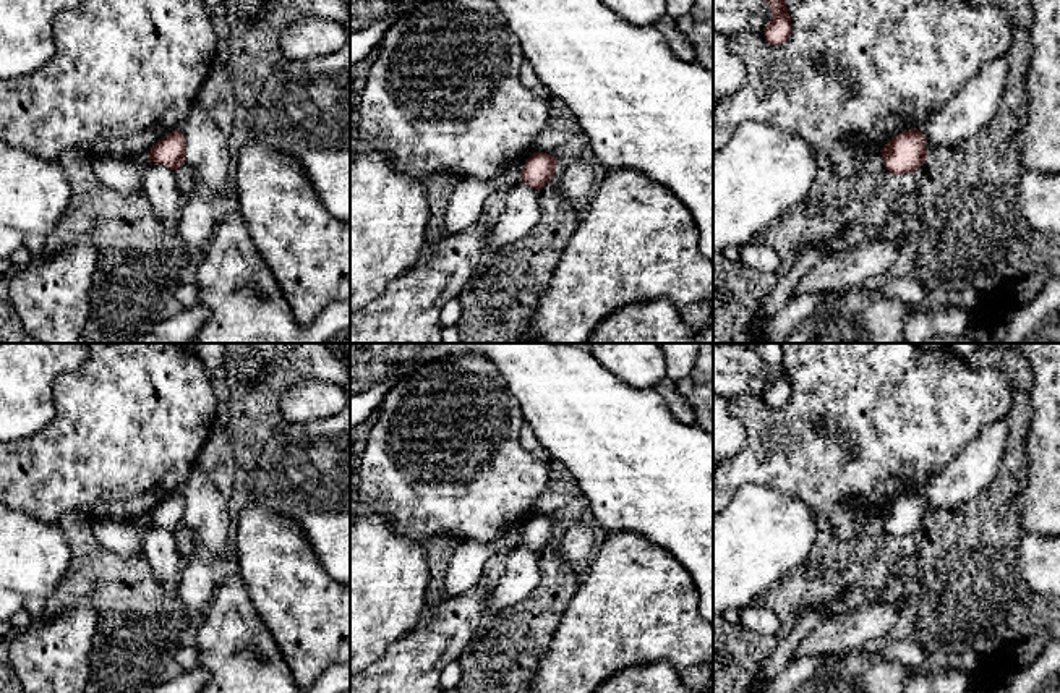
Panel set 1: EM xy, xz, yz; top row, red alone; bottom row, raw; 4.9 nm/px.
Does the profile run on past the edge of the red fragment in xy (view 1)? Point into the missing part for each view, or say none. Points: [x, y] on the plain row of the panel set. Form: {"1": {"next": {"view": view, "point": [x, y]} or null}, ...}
{"1": {"next": null}}

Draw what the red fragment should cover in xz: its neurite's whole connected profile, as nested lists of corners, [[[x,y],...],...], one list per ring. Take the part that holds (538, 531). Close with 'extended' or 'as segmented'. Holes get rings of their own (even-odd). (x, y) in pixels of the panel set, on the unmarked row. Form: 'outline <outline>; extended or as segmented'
outline [[[533,515],[527,523],[520,536],[520,544],[541,552],[556,534],[556,521],[546,515]]]; as segmented

